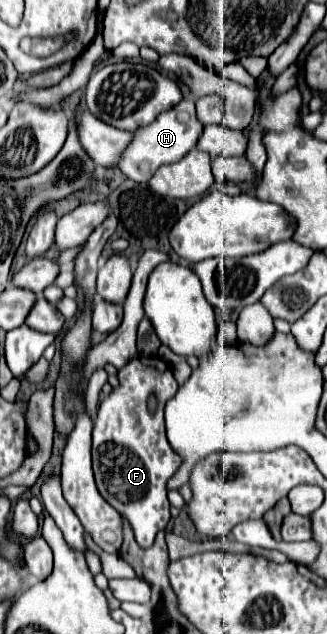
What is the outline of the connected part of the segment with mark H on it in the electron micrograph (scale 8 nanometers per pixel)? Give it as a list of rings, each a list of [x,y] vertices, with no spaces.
[[[182,99],[176,107],[160,113],[150,125],[144,125],[136,131],[132,131],[132,141],[126,145],[126,149],[120,153],[116,167],[132,181],[136,183],[146,183],[152,173],[166,163],[176,163],[188,149],[196,145],[196,137],[200,133],[200,121],[196,121],[196,111],[194,111],[194,101],[192,99]]]

